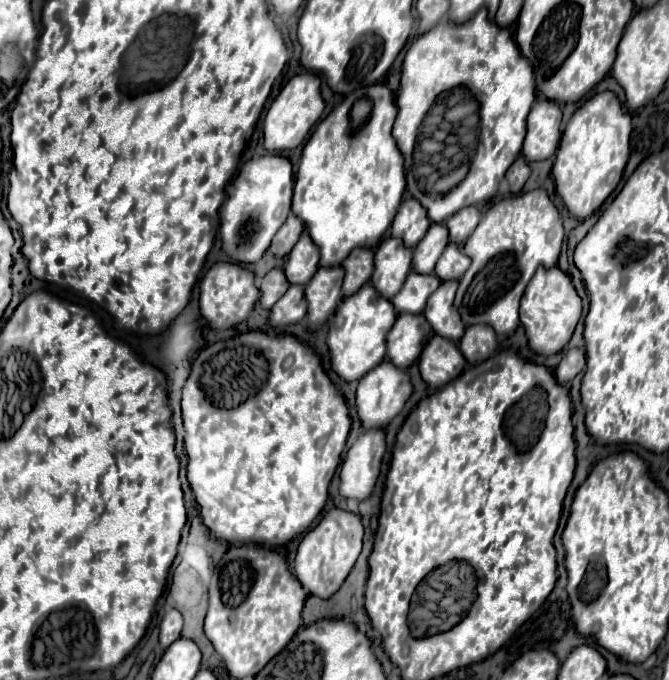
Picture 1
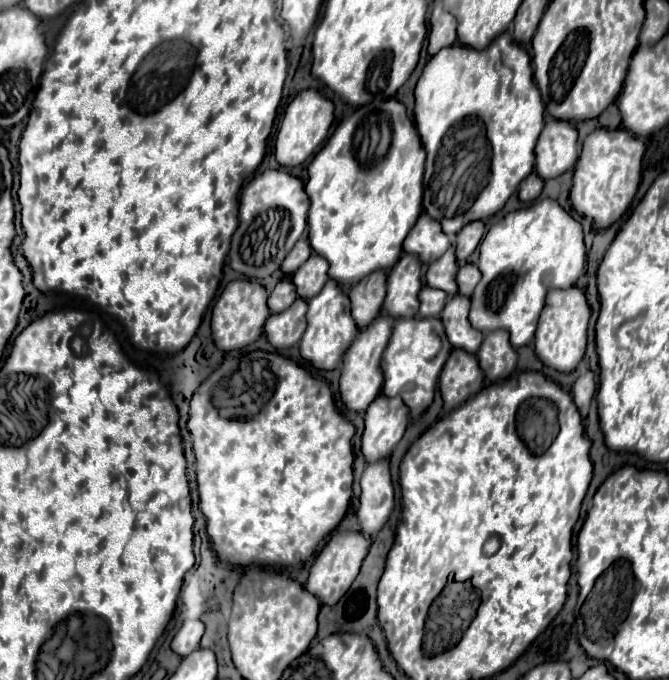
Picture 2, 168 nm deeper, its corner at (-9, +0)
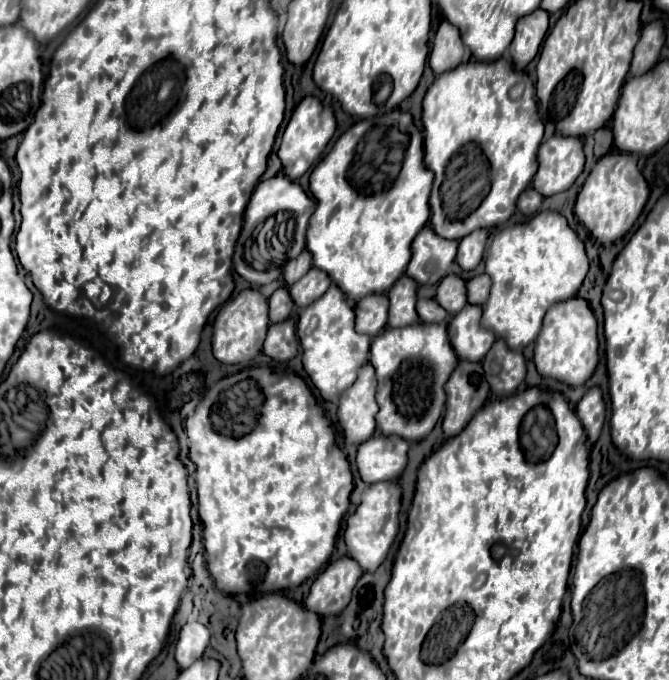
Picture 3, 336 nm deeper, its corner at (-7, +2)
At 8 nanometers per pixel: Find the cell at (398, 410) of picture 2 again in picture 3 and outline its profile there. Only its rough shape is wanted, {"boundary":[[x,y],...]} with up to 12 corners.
{"boundary":[[375,432],[357,452],[365,484],[395,482],[409,444]]}

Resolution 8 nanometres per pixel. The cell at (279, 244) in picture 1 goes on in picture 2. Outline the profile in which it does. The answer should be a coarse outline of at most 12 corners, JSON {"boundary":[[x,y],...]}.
{"boundary":[[307,232],[285,256],[281,270],[293,274],[311,254]]}

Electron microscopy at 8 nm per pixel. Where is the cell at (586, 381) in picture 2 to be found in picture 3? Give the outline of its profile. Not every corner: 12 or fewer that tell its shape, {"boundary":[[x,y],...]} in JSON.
{"boundary":[[597,386],[581,398],[575,412],[587,434],[587,448],[601,436],[605,400]]}

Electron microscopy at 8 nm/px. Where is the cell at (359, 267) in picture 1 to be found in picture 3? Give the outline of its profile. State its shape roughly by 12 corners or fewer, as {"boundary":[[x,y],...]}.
{"boundary":[[369,294],[355,306],[355,330],[377,336],[387,326],[389,300]]}

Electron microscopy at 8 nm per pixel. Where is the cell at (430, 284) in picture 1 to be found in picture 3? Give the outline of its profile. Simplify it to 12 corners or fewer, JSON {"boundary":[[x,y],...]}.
{"boundary":[[419,300],[421,322],[445,322],[447,312],[437,300]]}

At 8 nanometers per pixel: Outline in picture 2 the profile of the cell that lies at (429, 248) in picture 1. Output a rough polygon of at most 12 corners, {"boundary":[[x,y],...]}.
{"boundary":[[455,246],[427,266],[425,280],[449,296],[457,294]]}

